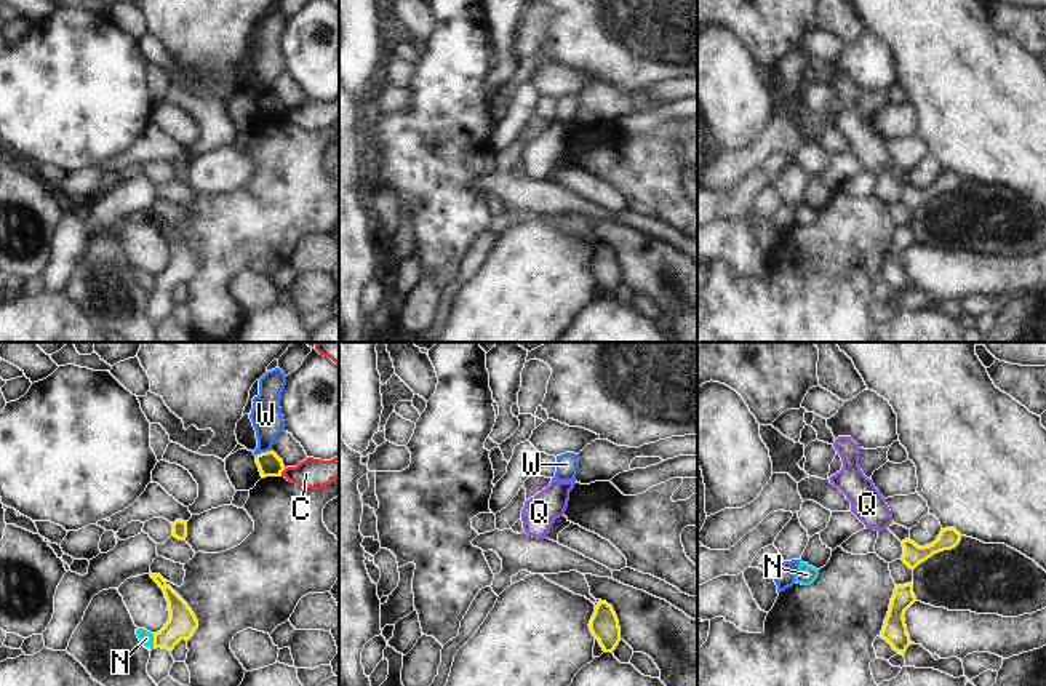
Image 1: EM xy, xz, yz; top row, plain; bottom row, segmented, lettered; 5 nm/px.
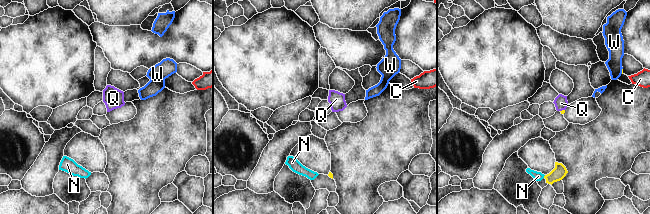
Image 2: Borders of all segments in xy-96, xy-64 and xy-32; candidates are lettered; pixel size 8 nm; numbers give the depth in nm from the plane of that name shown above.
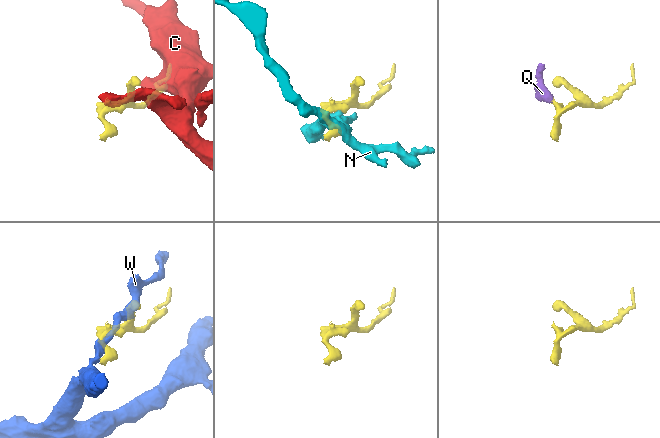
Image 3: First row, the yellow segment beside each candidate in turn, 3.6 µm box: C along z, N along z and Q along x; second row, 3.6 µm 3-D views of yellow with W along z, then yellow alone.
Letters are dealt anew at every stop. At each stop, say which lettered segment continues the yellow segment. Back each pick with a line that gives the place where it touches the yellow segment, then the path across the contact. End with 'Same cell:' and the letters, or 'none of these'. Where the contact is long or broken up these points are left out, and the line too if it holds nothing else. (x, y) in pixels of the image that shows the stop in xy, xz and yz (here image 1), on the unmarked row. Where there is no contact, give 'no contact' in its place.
Q: meets yellow in yz at (891, 165); runs through yz (893, 163), (891, 165), (883, 162), (867, 146)
Same cell: Q

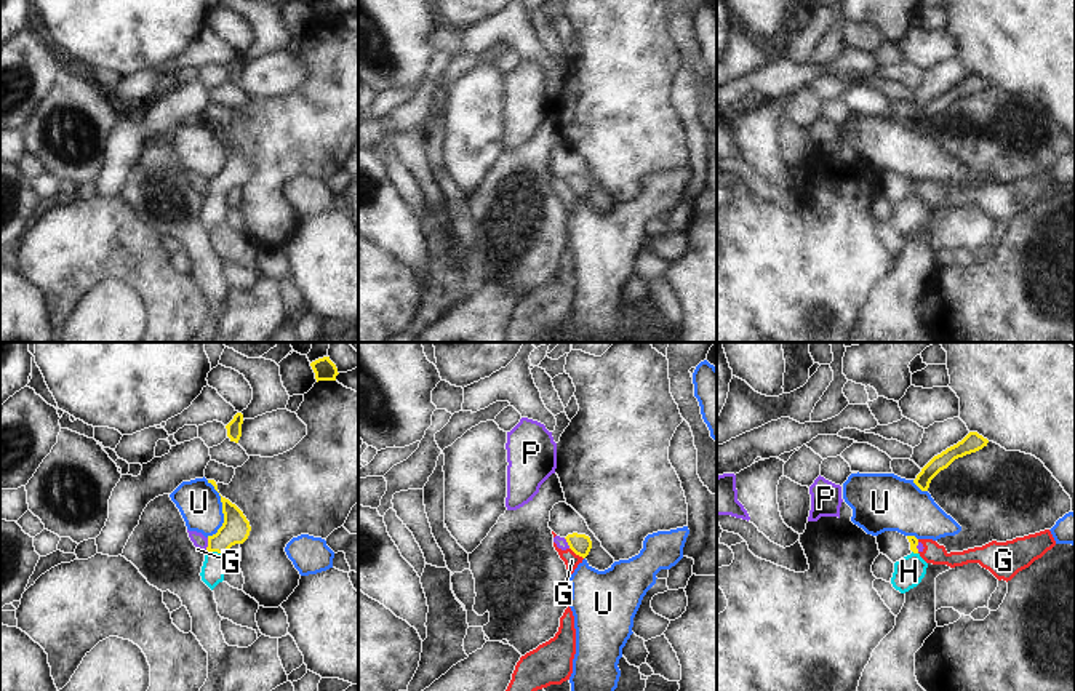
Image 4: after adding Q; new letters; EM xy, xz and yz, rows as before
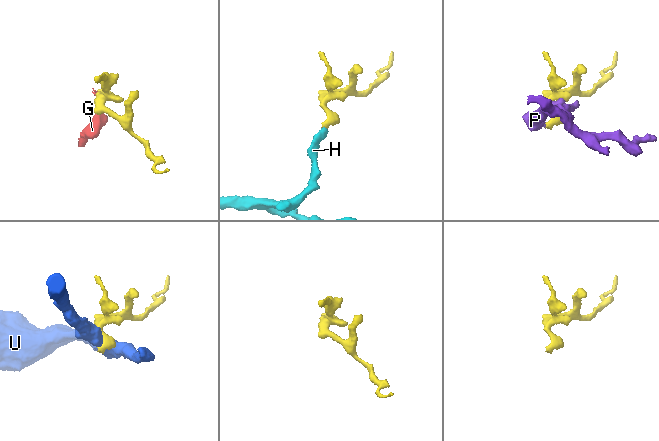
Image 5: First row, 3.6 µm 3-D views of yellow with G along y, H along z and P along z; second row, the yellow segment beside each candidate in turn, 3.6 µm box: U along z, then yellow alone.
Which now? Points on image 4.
H: meets yellow in xy at (215, 192); runs through xy (235, 170), (215, 192), (215, 207)
Same cell: H

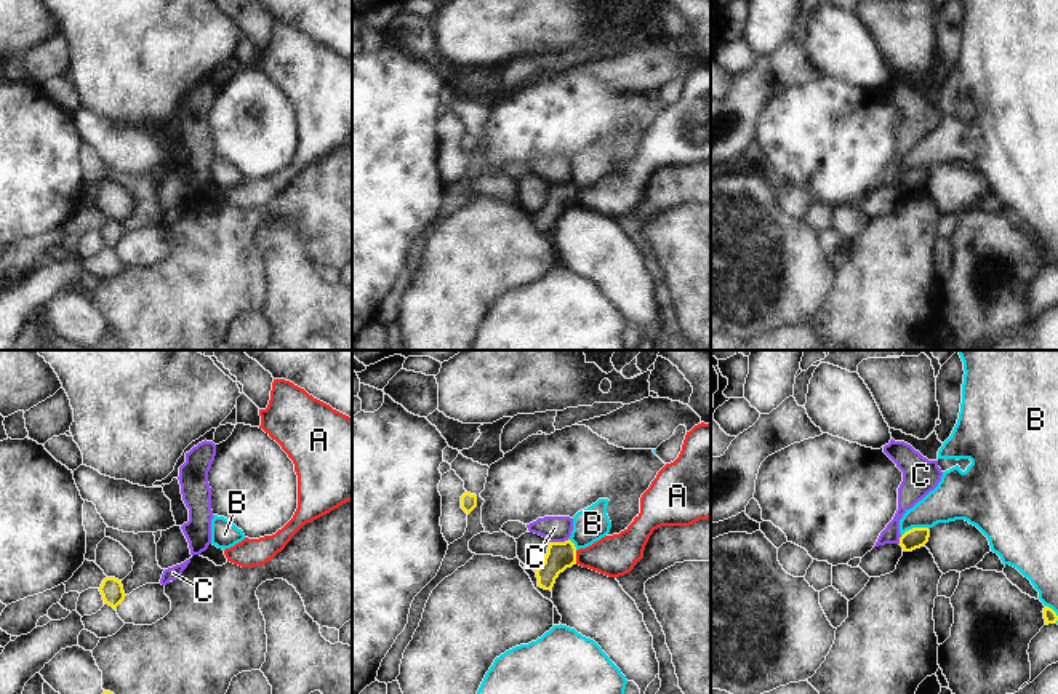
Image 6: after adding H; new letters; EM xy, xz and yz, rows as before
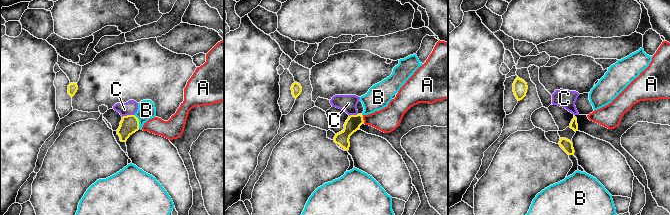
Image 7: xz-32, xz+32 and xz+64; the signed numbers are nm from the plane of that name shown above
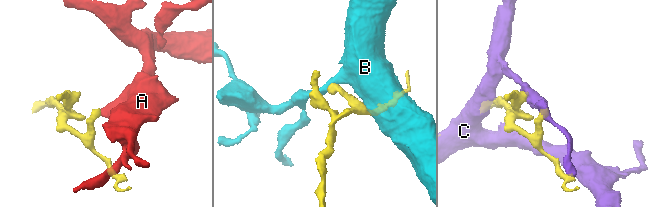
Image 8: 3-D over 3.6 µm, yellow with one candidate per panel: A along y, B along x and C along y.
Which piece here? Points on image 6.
Same cell: none of these

